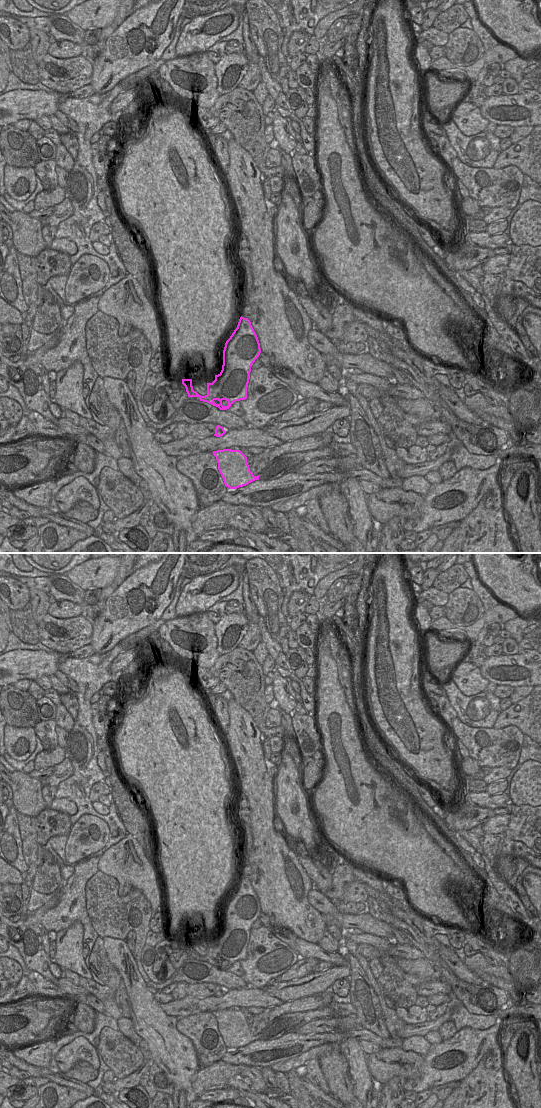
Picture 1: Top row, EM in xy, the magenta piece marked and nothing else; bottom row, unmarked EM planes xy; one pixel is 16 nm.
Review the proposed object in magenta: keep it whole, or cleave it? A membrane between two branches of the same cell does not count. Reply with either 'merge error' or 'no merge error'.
no merge error

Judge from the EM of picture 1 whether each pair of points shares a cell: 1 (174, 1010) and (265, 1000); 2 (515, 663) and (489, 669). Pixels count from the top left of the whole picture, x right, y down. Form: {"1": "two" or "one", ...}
{"1": "one", "2": "one"}

